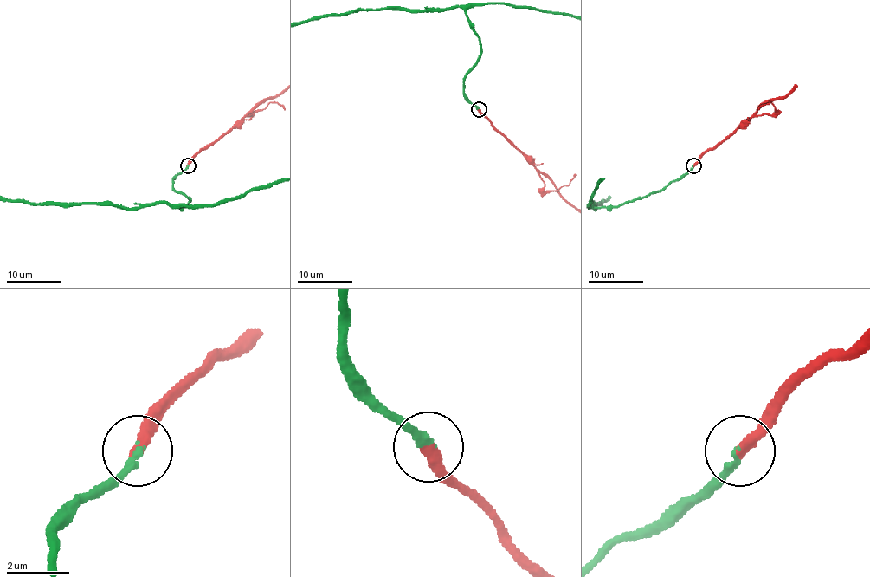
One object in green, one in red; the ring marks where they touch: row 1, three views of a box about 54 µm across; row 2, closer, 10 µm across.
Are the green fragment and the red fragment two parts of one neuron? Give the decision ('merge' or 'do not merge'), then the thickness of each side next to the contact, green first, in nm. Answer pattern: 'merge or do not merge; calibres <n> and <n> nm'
merge; calibres 200 and 360 nm

